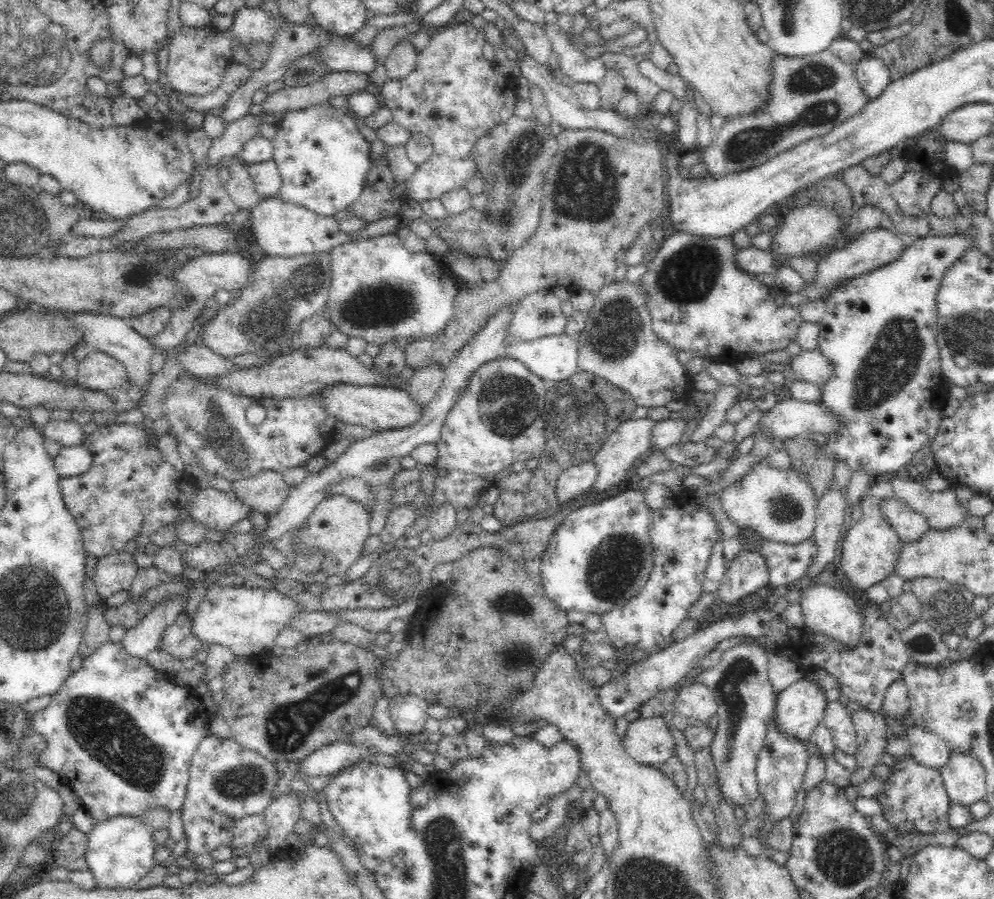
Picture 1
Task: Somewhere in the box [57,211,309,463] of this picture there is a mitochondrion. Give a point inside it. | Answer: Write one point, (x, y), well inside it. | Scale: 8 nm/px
(141, 273)

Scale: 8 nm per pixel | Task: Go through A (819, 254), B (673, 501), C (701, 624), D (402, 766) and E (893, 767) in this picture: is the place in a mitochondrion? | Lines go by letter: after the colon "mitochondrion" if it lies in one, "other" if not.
A: other
B: other
C: other
D: other
E: other

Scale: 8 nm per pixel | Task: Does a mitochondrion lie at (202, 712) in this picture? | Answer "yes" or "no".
no

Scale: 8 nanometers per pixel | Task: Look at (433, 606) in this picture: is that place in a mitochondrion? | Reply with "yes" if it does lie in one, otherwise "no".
no

